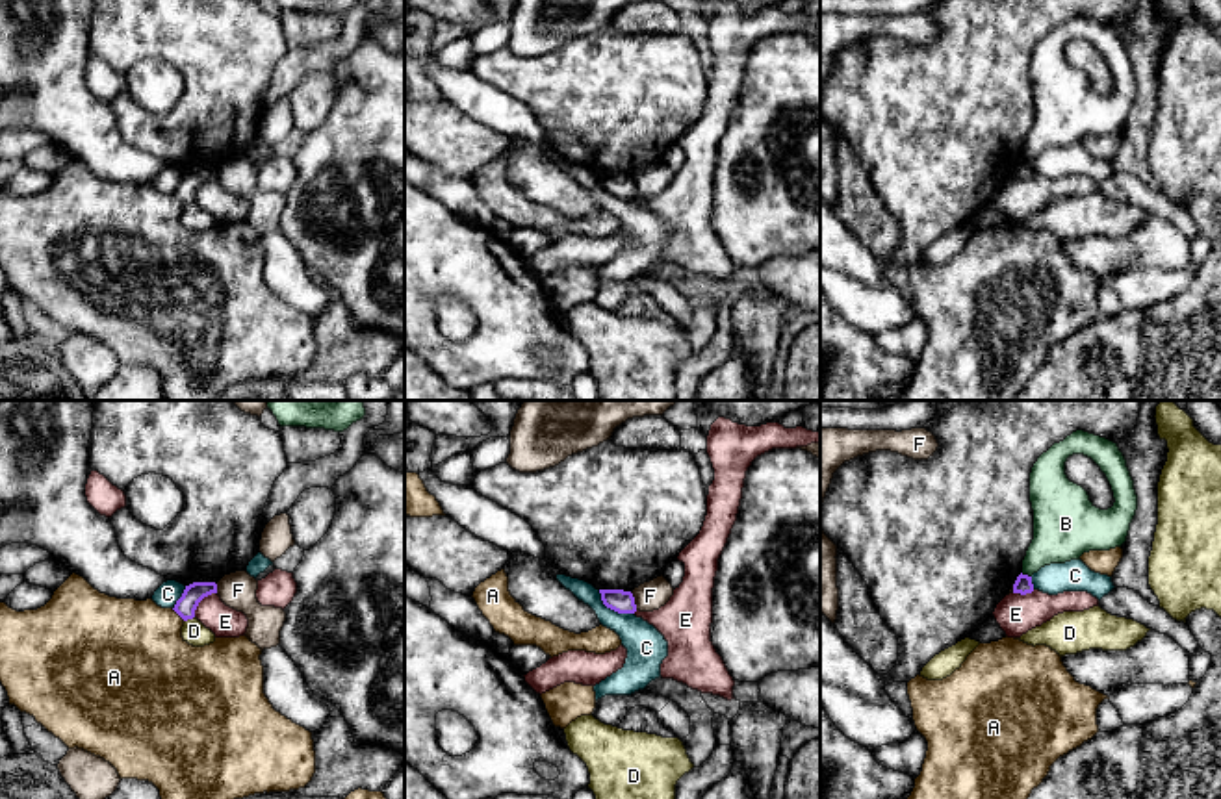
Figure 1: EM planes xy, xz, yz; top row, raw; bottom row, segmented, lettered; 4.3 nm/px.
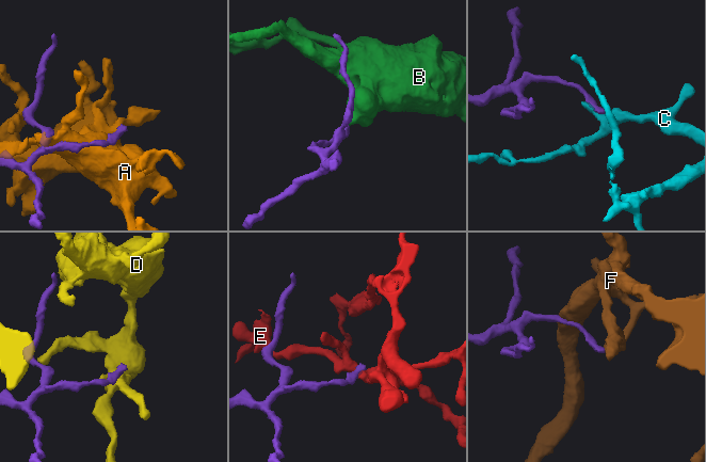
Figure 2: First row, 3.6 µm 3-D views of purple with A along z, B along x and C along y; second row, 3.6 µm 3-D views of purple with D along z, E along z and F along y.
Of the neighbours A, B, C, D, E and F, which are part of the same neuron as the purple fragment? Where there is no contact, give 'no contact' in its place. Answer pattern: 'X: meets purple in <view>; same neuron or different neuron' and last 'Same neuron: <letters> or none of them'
A: meets purple in xy; different neuron
B: meets purple in yz; different neuron
C: meets purple in xz; different neuron
D: meets purple in xy; different neuron
E: meets purple in xy; different neuron
F: meets purple in xz; different neuron
Same neuron: none of them

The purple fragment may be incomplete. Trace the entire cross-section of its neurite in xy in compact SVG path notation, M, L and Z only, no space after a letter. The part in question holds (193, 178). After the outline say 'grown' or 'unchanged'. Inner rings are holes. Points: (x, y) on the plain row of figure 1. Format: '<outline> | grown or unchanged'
M193 167L193 169L186 171L182 182L176 185L173 195L184 206L193 204L199 187L212 178L217 178L215 167Z | unchanged

